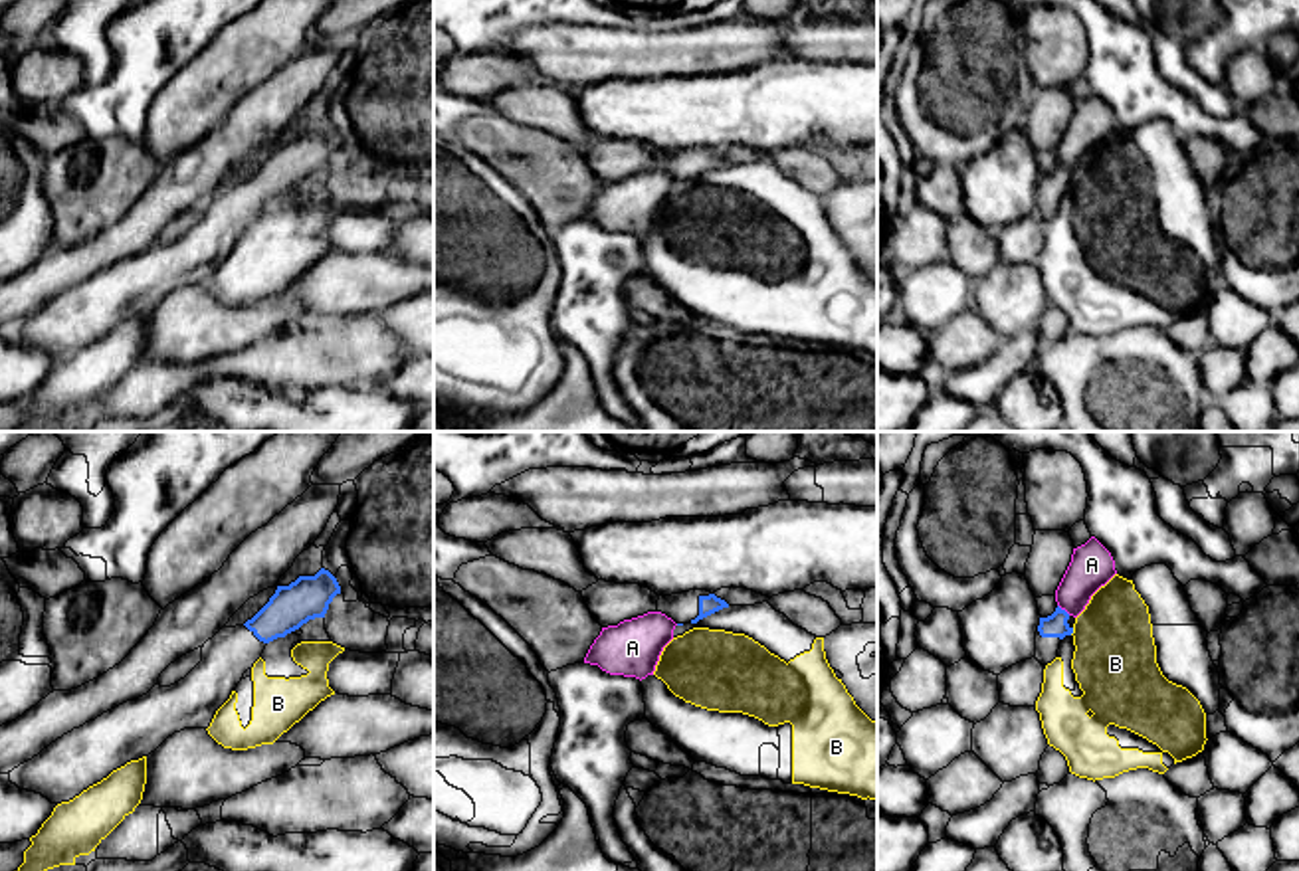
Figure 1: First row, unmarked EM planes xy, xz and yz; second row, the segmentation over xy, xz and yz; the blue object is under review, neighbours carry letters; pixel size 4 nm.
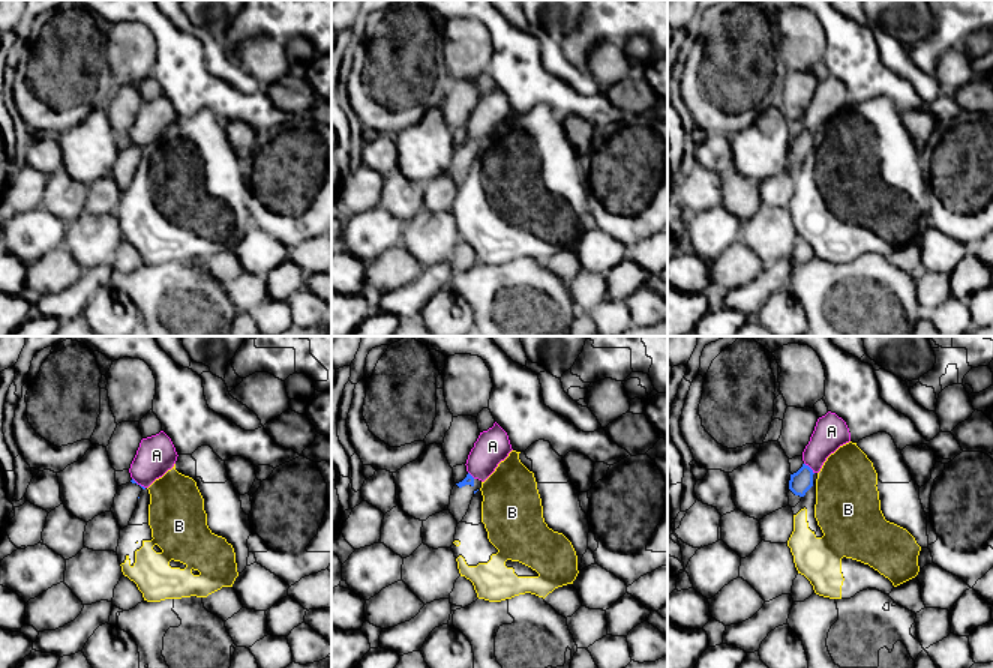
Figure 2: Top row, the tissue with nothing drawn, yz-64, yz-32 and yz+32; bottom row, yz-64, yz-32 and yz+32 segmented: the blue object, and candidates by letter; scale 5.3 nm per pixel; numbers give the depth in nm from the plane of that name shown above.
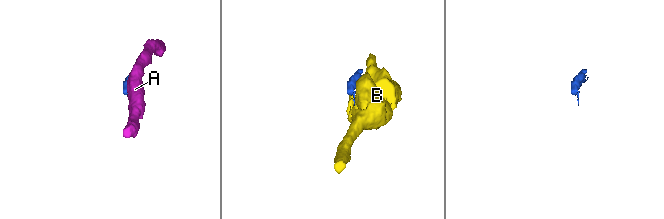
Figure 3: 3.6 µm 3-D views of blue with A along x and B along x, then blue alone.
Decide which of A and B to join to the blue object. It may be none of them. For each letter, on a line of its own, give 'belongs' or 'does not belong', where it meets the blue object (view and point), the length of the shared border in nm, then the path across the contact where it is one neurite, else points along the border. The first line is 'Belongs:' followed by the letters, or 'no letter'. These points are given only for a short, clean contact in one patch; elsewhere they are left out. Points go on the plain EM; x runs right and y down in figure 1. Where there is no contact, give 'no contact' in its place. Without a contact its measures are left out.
Belongs: no letter
A: does not belong; meets blue in yz at (1064, 167); contact 70 nm long
B: does not belong; meets blue in yz at (1072, 189); contact 40 nm long; border along yz (1074, 185), (1070, 191)

